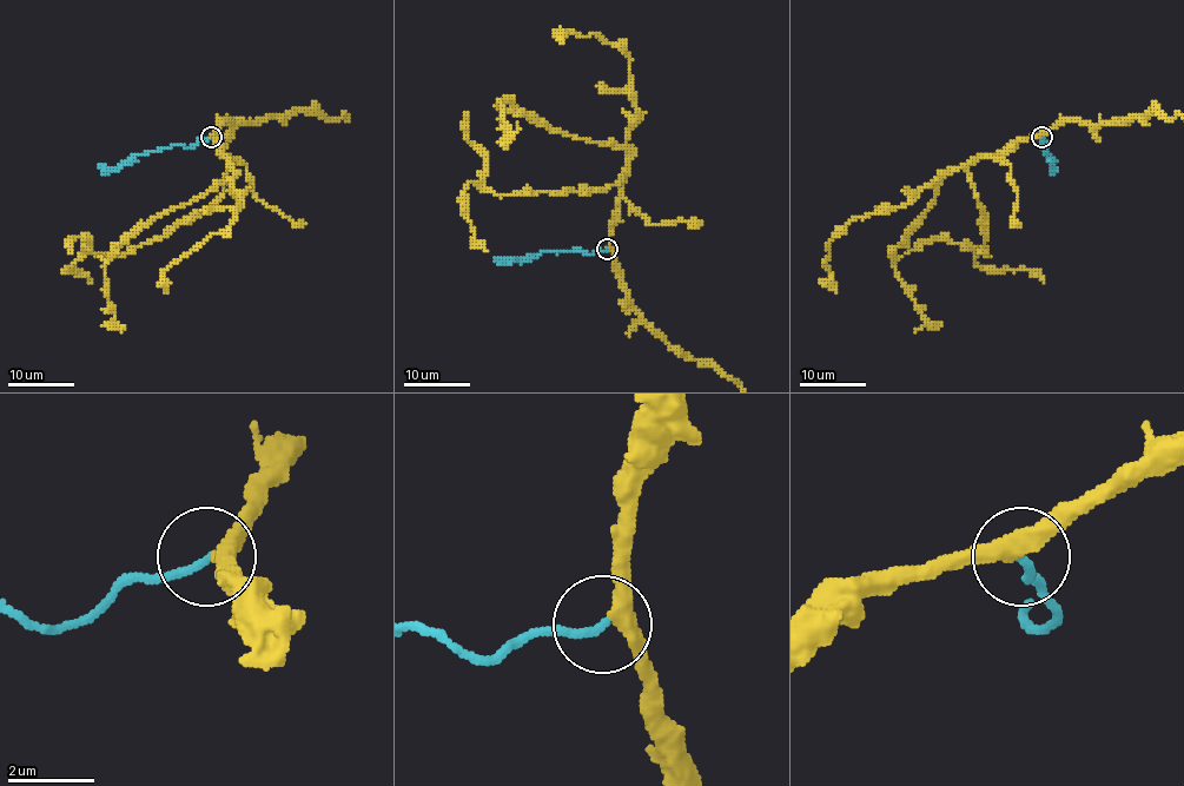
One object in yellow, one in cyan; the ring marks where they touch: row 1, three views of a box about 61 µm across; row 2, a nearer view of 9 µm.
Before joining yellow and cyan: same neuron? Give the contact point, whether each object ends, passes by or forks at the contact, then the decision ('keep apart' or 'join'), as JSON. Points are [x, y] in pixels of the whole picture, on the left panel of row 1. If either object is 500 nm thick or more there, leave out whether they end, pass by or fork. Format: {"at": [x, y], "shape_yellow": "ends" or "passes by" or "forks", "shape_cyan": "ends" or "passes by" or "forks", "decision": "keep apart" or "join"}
{"at": [211, 137], "shape_yellow": "passes by", "shape_cyan": "ends", "decision": "join"}

